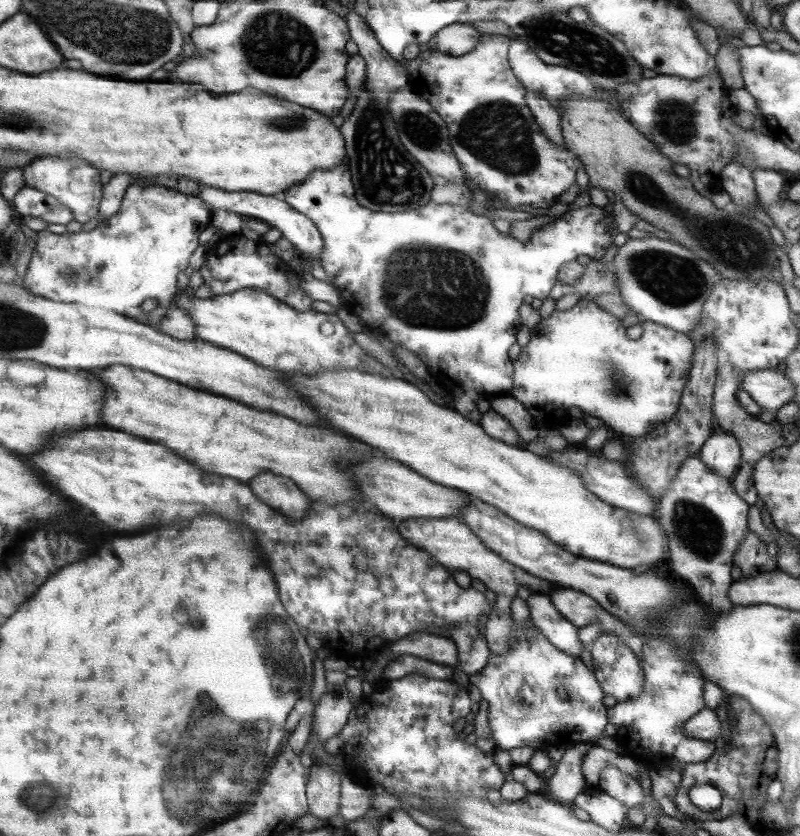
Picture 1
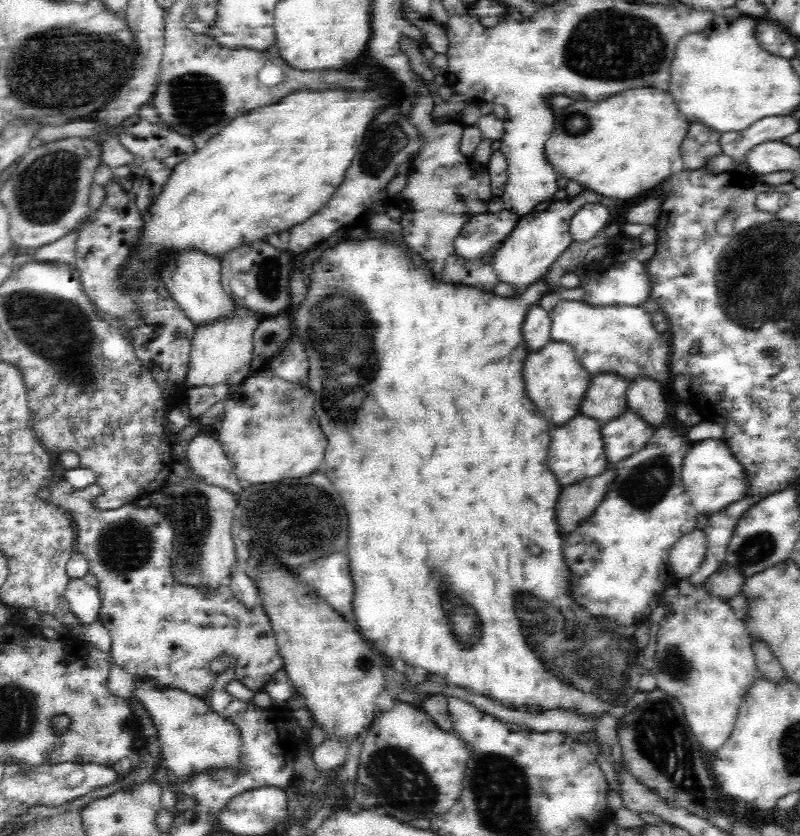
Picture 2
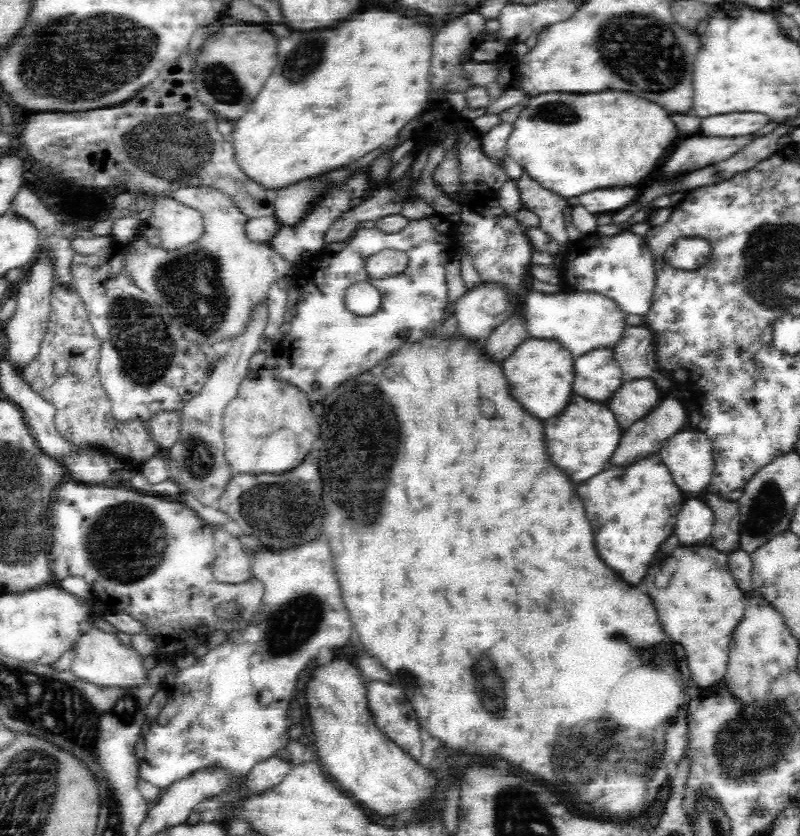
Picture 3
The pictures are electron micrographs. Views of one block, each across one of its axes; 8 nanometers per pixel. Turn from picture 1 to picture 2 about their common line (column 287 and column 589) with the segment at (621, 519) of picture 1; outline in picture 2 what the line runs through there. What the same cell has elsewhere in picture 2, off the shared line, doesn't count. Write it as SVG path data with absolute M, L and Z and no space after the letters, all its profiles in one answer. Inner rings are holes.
M550 341L542 350L532 352L524 362L524 382L528 398L538 406L546 420L554 424L566 424L580 410L584 392L588 388L590 374L580 366L572 346L566 342Z

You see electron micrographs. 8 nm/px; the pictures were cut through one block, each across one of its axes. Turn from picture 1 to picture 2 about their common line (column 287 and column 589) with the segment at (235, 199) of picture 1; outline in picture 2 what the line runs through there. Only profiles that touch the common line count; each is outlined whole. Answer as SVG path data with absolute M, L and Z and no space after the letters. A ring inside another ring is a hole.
M584 204L571 219L568 230L570 240L590 240L610 224L611 210L603 204Z

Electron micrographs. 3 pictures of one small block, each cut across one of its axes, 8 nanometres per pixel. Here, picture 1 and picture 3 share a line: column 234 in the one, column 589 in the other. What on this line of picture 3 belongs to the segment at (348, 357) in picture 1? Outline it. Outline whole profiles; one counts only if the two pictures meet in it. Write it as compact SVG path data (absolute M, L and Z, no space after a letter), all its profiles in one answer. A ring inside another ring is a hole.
M528 291L520 301L519 313L526 324L526 332L532 338L560 342L572 358L593 352L594 349L614 349L616 342L624 336L626 313L614 300L597 292L574 292L540 294Z

